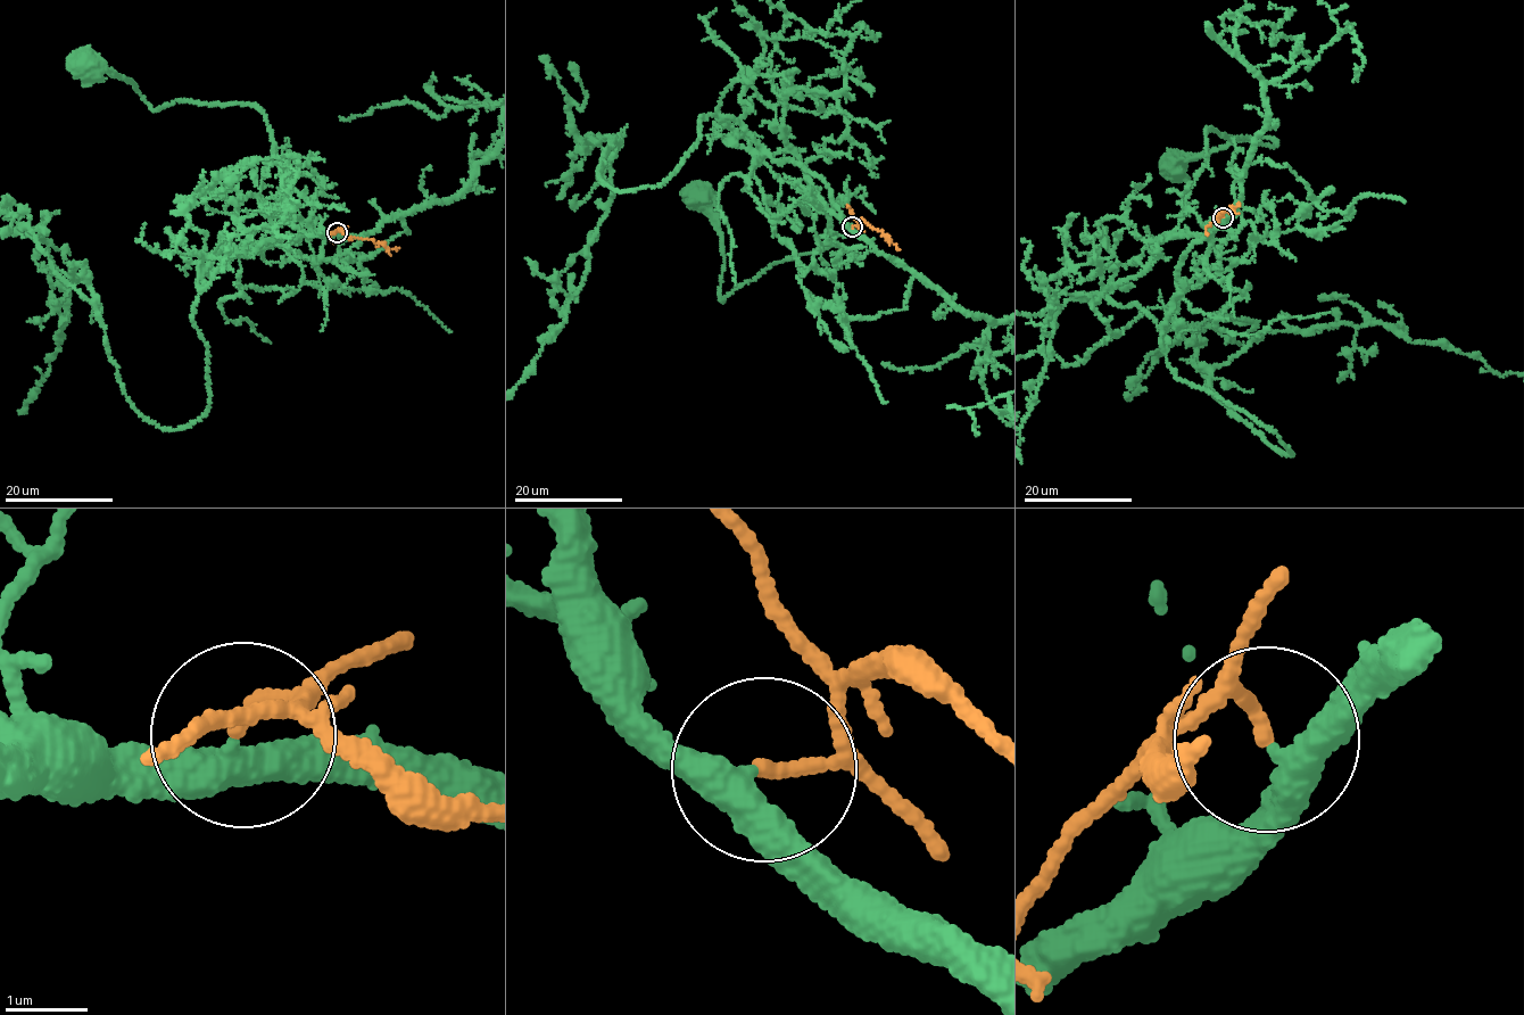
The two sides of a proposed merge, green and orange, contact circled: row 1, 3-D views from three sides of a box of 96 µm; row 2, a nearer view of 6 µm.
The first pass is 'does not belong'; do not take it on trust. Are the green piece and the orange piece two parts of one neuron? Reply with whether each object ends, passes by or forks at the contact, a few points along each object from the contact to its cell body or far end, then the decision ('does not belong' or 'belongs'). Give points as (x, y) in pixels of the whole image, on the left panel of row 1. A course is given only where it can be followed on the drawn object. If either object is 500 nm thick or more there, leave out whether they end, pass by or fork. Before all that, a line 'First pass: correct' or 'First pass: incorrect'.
First pass: incorrect
green passes by | orange ends | green via (336, 232), (298, 230), (259, 196), (272, 133), (248, 104), (176, 100), (155, 110), (130, 79), (92, 60) | orange via (337, 232), (340, 230), (348, 236), (370, 238), (387, 248), (398, 248) | belongs

